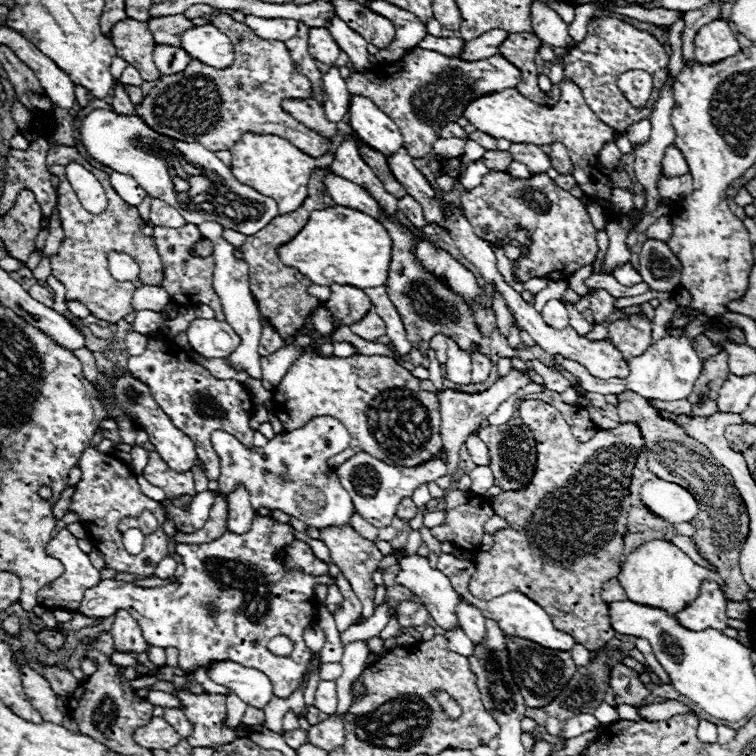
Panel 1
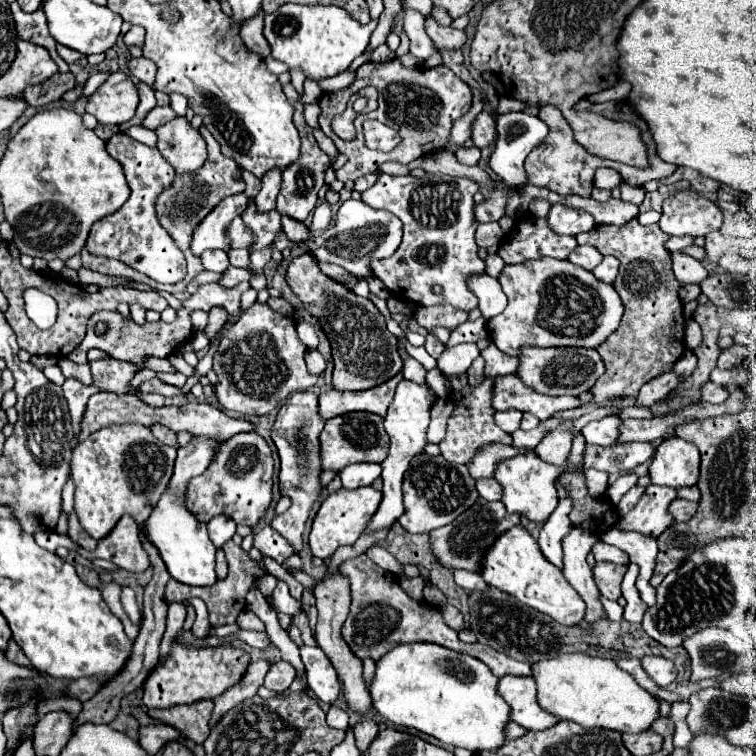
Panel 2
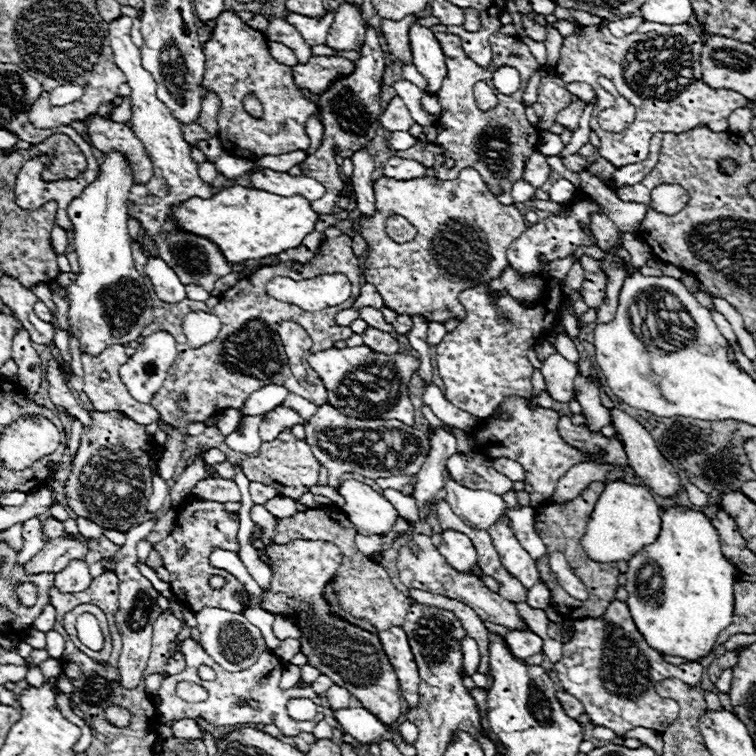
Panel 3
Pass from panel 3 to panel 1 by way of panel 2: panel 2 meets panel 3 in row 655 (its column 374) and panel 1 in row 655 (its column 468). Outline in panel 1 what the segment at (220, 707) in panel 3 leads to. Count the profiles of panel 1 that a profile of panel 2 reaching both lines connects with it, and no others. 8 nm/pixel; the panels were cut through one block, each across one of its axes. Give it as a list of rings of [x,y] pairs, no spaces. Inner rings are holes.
[[[256,516],[248,534],[240,536],[224,532],[224,536],[206,544],[174,544],[174,552],[182,558],[184,564],[184,574],[178,578],[178,582],[160,588],[140,588],[134,582],[102,580],[96,588],[90,588],[84,594],[84,602],[76,612],[82,612],[86,616],[114,616],[116,610],[128,610],[140,624],[144,638],[152,646],[174,646],[180,650],[178,666],[182,670],[194,672],[196,666],[206,668],[210,662],[232,660],[244,666],[260,668],[264,674],[270,676],[276,696],[288,698],[298,688],[302,674],[312,658],[310,650],[304,644],[302,632],[306,626],[312,624],[314,618],[314,588],[316,584],[334,584],[334,578],[330,574],[312,576],[300,568],[284,568],[282,550],[294,540],[296,538],[290,524],[282,524],[266,516]],[[280,634],[288,636],[294,642],[294,652],[290,656],[274,656],[266,648],[266,642]]]

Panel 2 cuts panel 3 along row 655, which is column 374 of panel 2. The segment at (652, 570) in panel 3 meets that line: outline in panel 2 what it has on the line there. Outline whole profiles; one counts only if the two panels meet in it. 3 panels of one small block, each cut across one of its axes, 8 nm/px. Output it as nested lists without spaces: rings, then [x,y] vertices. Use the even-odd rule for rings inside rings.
[[[406,642],[398,644],[390,652],[386,652],[380,660],[376,660],[374,678],[370,682],[372,706],[378,714],[402,728],[414,728],[428,736],[438,738],[450,746],[462,746],[470,752],[478,750],[498,750],[504,744],[504,726],[510,722],[508,712],[510,708],[496,692],[496,676],[490,672],[486,664],[476,660],[474,656],[444,648],[440,644],[426,644],[426,642]]]

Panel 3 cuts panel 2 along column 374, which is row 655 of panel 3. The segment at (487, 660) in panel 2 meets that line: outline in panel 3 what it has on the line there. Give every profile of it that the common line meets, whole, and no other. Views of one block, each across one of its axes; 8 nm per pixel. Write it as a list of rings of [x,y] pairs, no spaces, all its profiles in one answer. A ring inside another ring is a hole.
[[[614,600],[604,618],[576,620],[576,636],[564,644],[564,658],[554,664],[554,672],[564,692],[576,696],[594,726],[606,726],[616,734],[624,734],[636,726],[664,732],[678,718],[678,702],[656,694],[656,684],[664,678],[678,678],[696,688],[702,680],[704,668],[696,664],[668,664],[664,658],[648,648],[632,622],[626,602]]]

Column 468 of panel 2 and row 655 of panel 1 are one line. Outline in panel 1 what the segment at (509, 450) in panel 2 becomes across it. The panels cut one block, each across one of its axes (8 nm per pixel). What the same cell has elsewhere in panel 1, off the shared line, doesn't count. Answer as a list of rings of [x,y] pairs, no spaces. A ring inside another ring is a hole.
[[[462,630],[446,632],[444,636],[446,636],[446,640],[448,640],[448,648],[452,648],[452,652],[460,652],[460,654],[466,656],[466,658],[474,654],[474,646],[472,646],[470,638],[468,638]]]

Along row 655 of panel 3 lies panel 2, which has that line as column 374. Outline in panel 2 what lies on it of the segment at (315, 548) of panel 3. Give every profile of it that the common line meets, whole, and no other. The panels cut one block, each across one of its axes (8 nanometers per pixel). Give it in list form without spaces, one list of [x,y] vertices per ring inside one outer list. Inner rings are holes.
[[[302,254],[290,262],[286,282],[304,308],[320,322],[330,340],[334,360],[332,384],[336,390],[368,390],[402,370],[402,358],[396,346],[398,340],[388,332],[382,312],[370,298],[360,298],[348,286],[326,276],[310,254]]]

